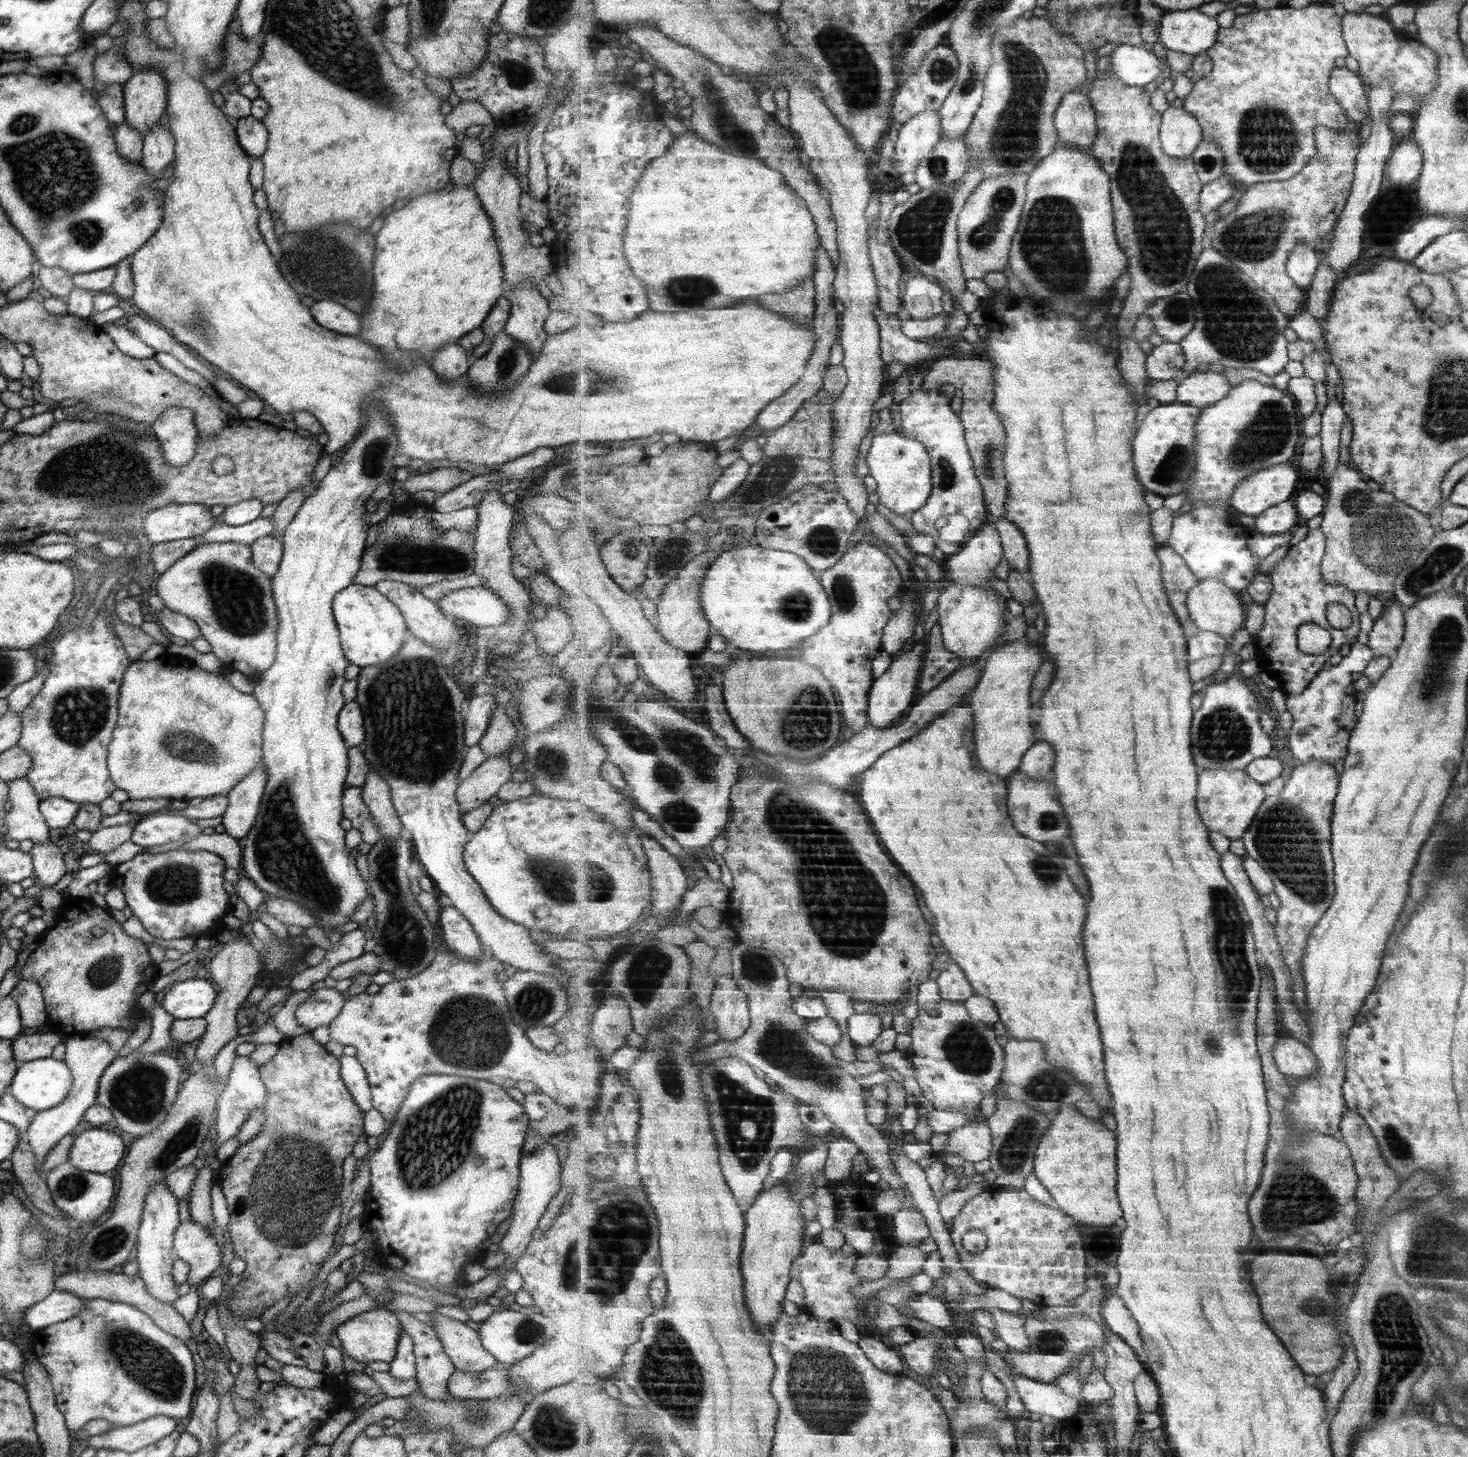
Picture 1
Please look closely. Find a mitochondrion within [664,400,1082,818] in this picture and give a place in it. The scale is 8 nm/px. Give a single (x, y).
(808, 723)

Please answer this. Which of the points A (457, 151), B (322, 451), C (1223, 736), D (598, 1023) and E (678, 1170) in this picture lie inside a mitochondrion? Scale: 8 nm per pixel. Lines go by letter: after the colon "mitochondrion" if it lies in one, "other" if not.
A: other
B: other
C: mitochondrion
D: other
E: other

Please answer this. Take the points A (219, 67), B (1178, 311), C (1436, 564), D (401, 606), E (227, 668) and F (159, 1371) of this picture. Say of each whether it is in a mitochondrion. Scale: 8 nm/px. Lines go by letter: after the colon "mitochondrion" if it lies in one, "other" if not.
A: other
B: mitochondrion
C: mitochondrion
D: other
E: other
F: mitochondrion

